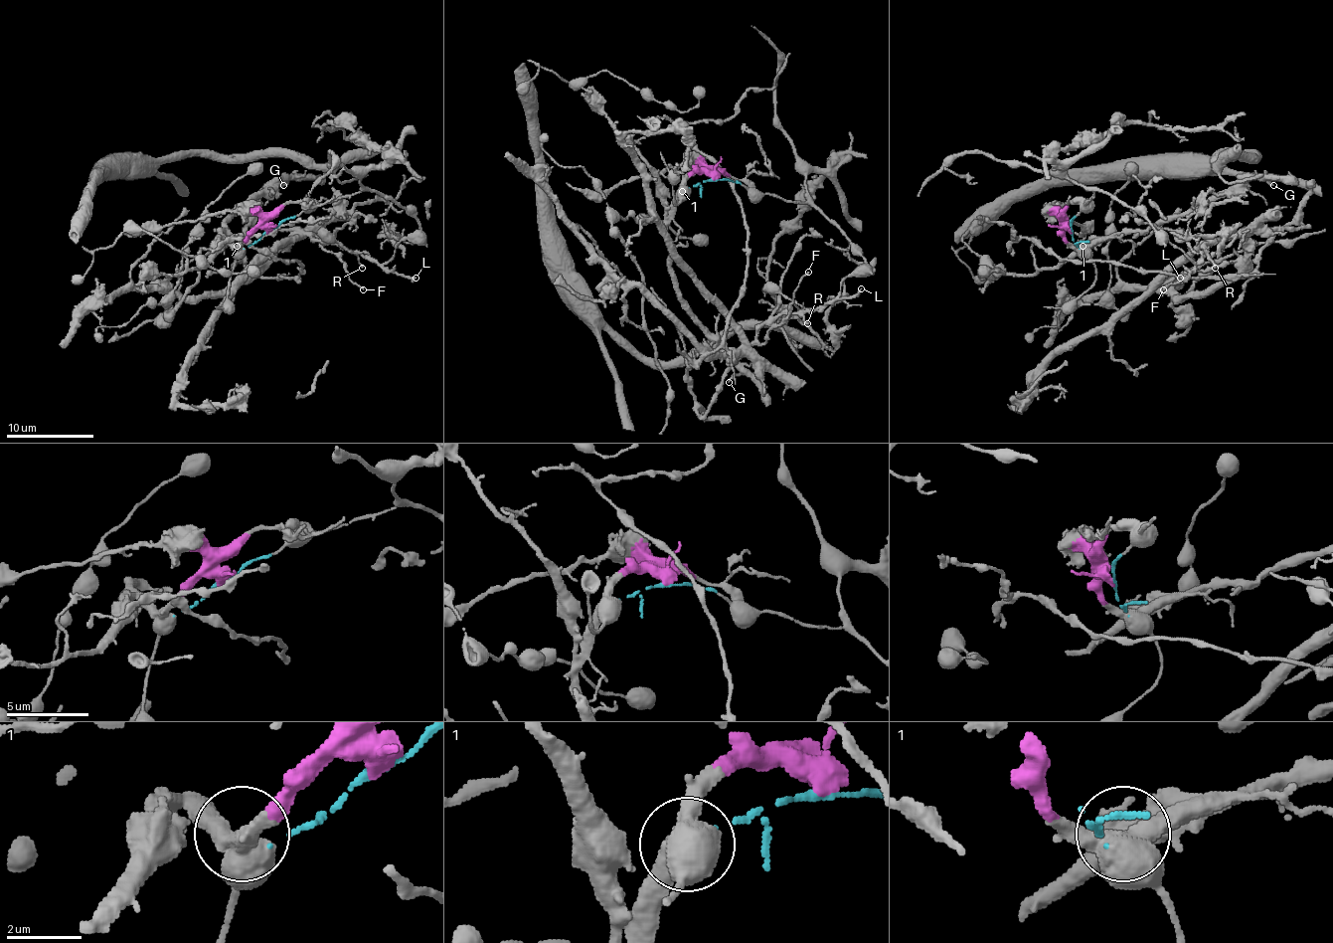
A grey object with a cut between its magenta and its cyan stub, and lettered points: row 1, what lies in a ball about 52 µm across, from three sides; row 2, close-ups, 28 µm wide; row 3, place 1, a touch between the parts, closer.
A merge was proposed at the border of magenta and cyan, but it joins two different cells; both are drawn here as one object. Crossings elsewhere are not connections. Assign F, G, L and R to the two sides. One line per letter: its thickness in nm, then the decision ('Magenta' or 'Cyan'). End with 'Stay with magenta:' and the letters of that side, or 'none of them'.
F: Thickness 130 nm. Cyan
G: Thickness 190 nm. Magenta
L: Thickness 240 nm. Cyan
R: Thickness 150 nm. Cyan
Stay with magenta: G

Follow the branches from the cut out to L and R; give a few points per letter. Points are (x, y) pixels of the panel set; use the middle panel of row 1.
L: (714, 180), (734, 180), (783, 200), (812, 202), (865, 262), (828, 303), (854, 296), (861, 287)
R: (714, 180), (812, 202), (865, 264), (830, 303), (803, 314), (808, 323)

